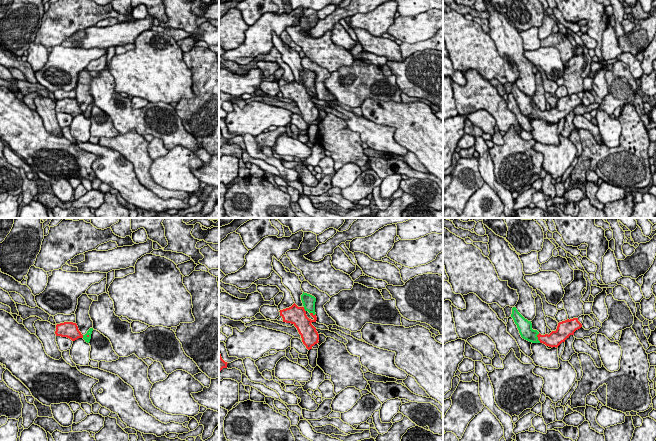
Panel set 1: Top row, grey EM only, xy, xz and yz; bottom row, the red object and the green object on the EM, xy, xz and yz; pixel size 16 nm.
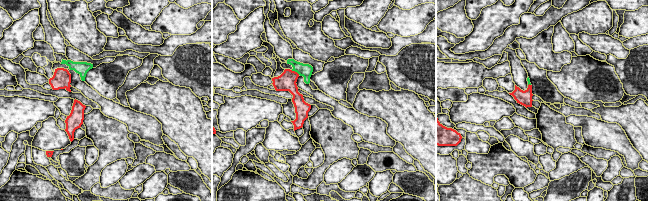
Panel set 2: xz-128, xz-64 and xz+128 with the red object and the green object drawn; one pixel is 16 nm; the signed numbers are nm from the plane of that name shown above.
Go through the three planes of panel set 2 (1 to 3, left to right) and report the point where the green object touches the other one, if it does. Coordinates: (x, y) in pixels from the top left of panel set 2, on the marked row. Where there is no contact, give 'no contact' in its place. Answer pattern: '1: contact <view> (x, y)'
1: no contact
2: contact xz-64 (294, 71)
3: contact xz+128 (529, 84)

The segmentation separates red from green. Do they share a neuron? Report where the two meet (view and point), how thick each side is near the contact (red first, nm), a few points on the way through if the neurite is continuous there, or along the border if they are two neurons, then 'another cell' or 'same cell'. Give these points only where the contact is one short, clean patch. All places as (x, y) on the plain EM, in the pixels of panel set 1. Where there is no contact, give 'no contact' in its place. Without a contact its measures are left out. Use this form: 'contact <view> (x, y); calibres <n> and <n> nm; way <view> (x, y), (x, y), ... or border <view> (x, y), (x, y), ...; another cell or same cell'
contact yz (538, 114); calibres 220 and 220 nm; way yz (553, 115), (538, 114), (530, 111), (525, 106); same cell

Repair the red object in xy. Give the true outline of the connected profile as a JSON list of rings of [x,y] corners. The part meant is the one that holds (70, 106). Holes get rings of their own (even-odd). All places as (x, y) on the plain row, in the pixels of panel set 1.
[[[64,98],[56,101],[55,110],[56,112],[67,113],[72,117],[83,114],[85,118],[89,119],[92,107],[93,104],[90,104],[85,111],[82,111],[76,99]]]

